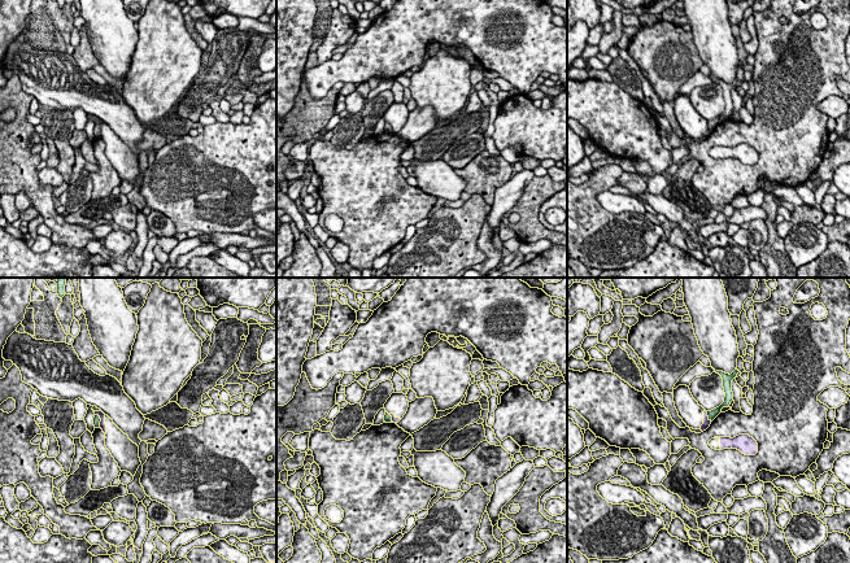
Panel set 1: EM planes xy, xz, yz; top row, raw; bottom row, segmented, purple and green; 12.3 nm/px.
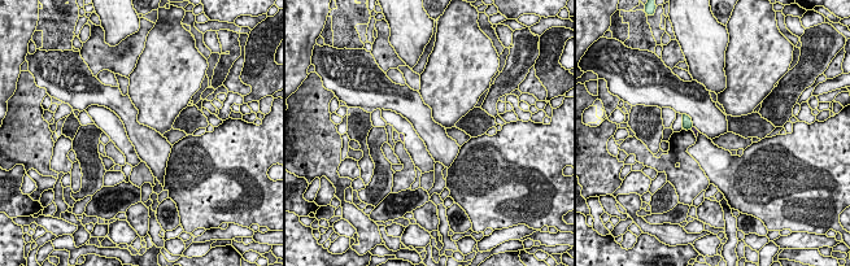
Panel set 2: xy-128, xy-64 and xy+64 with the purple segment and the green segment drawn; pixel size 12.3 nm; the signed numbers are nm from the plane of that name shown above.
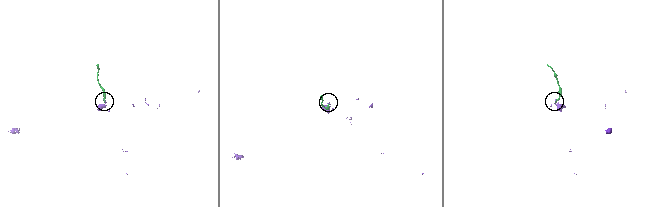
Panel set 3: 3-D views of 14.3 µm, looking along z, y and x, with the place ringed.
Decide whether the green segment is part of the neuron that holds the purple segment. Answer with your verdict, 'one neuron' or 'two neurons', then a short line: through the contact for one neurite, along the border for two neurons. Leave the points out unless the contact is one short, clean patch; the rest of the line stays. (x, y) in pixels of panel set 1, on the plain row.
two neurons; line yz (706, 121), (711, 130)

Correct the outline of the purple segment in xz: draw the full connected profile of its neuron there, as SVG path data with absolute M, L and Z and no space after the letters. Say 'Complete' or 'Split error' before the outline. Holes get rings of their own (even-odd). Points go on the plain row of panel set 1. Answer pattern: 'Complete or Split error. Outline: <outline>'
Split error. Outline: M392 102L391 106L384 113L384 119L392 126L393 132L398 132L406 123L409 117L409 110L404 102Z

